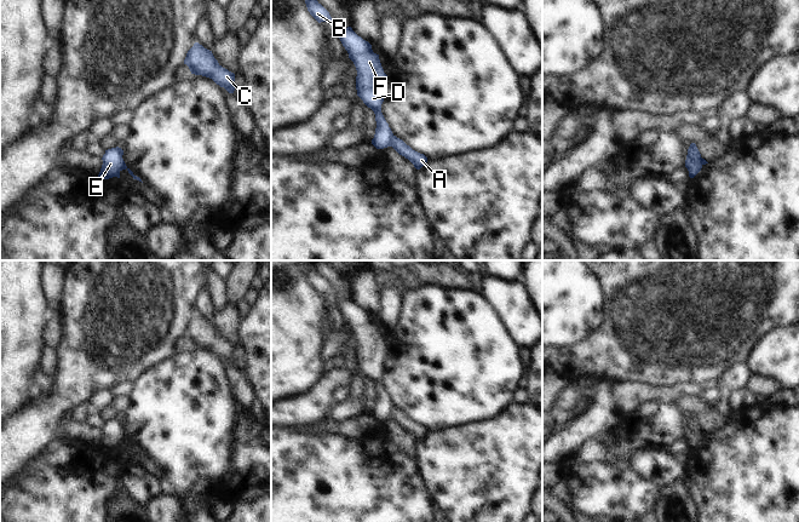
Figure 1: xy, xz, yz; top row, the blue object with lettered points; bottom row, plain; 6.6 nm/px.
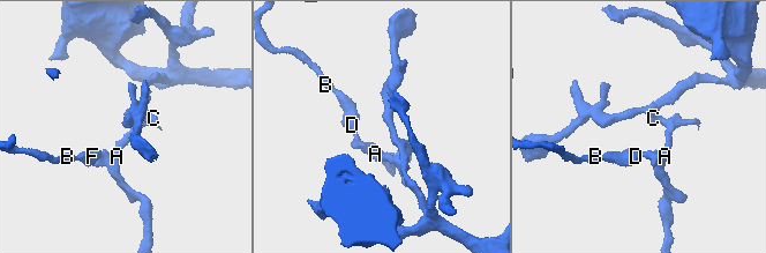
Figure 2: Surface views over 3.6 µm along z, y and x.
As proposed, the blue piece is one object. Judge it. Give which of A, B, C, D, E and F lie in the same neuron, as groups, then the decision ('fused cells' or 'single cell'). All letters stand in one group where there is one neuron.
groups A C / B D E F; fused cells

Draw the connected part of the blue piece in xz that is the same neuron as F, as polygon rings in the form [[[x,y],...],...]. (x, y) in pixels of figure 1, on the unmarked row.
[[[351,298],[341,299],[337,308],[356,338],[357,367],[375,385],[376,400],[372,415],[376,420],[391,418],[393,405],[381,384],[387,346],[384,344],[379,326],[374,325],[372,316],[358,308]]]

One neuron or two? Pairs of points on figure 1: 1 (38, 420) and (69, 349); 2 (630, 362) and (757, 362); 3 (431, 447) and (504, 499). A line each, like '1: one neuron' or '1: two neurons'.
1: one neuron
2: two neurons
3: one neuron

